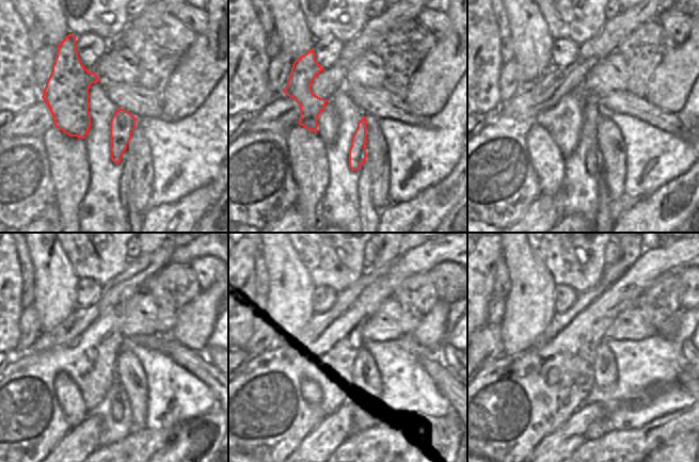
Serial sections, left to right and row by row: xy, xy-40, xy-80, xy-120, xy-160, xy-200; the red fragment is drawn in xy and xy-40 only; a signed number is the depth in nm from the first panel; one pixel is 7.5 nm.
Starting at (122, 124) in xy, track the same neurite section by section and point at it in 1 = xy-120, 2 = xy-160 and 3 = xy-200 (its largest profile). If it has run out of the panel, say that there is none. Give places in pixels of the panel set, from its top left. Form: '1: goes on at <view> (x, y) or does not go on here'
1: goes on at xy-120 (121, 409)
2: goes on at xy-160 (362, 417)
3: goes on at xy-200 (599, 428)

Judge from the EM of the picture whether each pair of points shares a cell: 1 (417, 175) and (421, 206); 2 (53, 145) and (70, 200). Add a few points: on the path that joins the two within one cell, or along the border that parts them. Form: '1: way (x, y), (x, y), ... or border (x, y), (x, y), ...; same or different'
1: border (442, 179), (423, 189), (413, 197), (397, 203); different
2: way (67, 159), (70, 186); same

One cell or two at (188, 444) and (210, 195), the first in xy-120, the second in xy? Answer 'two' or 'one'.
one

